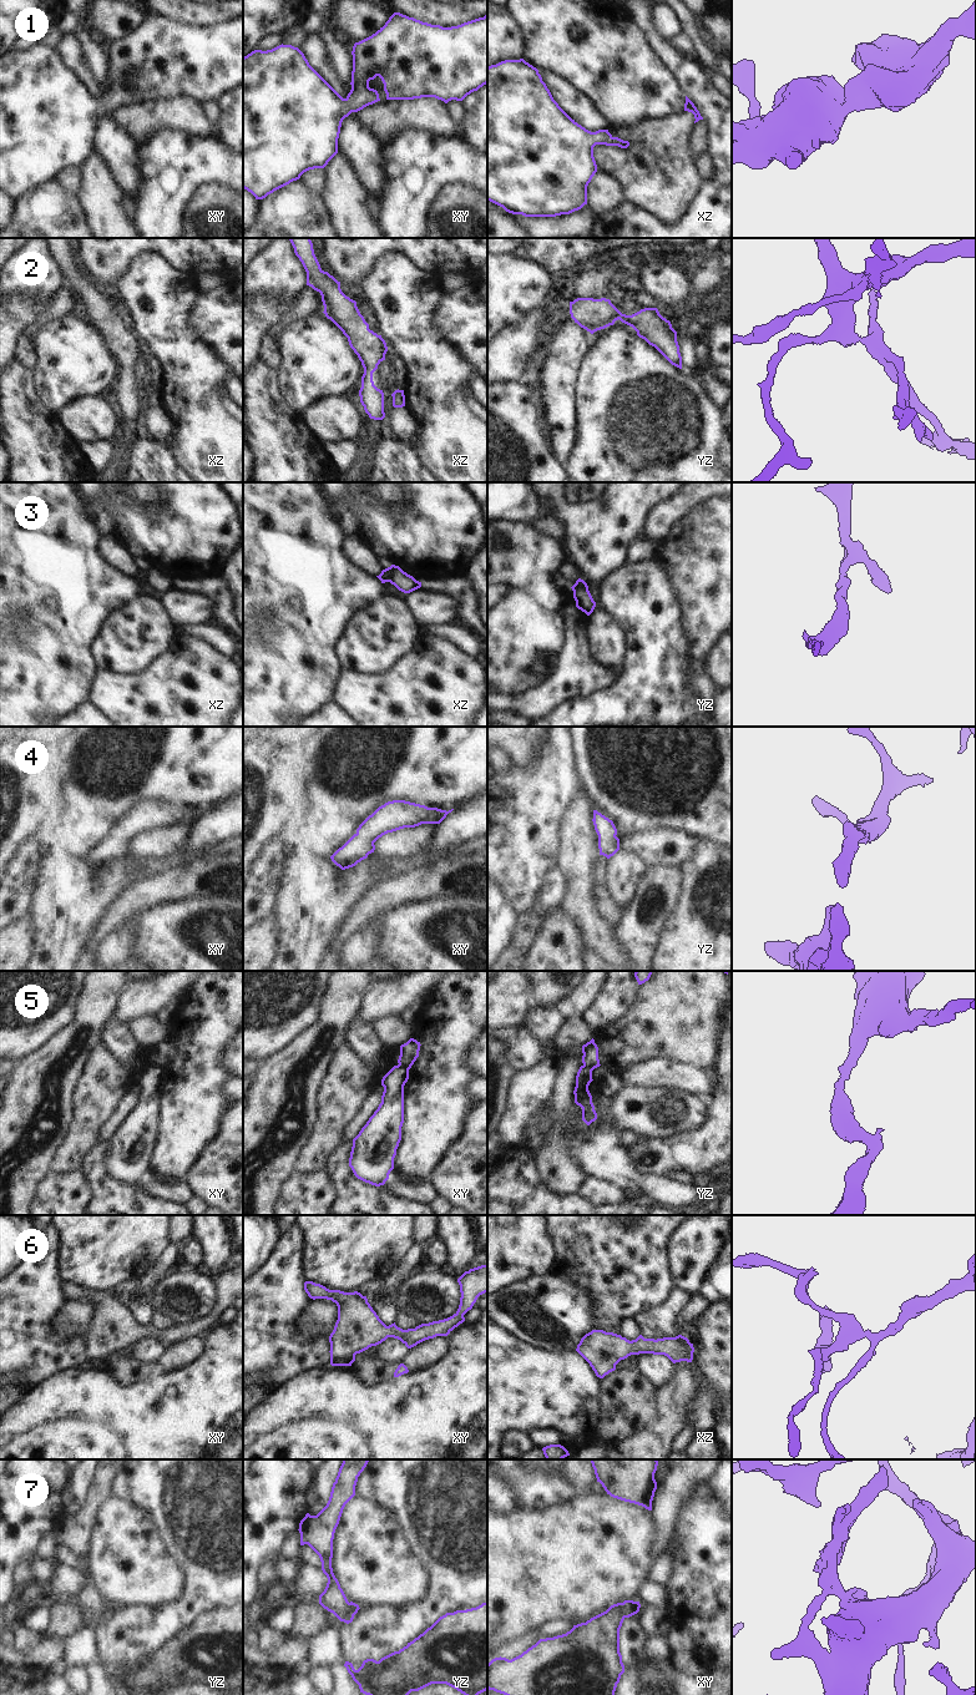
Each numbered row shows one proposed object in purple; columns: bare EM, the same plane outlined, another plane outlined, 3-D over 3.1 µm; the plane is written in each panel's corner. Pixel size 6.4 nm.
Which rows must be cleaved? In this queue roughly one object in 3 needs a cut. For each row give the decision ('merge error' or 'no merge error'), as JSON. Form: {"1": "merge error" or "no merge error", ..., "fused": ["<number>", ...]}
{"1": "no merge error", "2": "no merge error", "3": "merge error", "4": "no merge error", "5": "merge error", "6": "no merge error", "7": "merge error", "fused": ["3", "5", "7"]}

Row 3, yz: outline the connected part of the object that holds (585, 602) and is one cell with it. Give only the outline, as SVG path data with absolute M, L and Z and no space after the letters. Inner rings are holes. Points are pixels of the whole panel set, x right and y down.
M572 588L572 591L576 607L590 616L596 607L596 602L593 601L590 591L582 588Z

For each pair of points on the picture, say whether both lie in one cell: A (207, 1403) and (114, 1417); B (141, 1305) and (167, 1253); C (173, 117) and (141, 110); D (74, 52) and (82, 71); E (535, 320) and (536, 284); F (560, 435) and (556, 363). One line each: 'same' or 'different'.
A: same
B: same
C: same
D: same
E: different
F: same

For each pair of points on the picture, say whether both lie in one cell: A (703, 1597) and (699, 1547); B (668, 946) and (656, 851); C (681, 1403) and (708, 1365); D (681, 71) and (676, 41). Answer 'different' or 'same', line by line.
A: same
B: different
C: different
D: different

